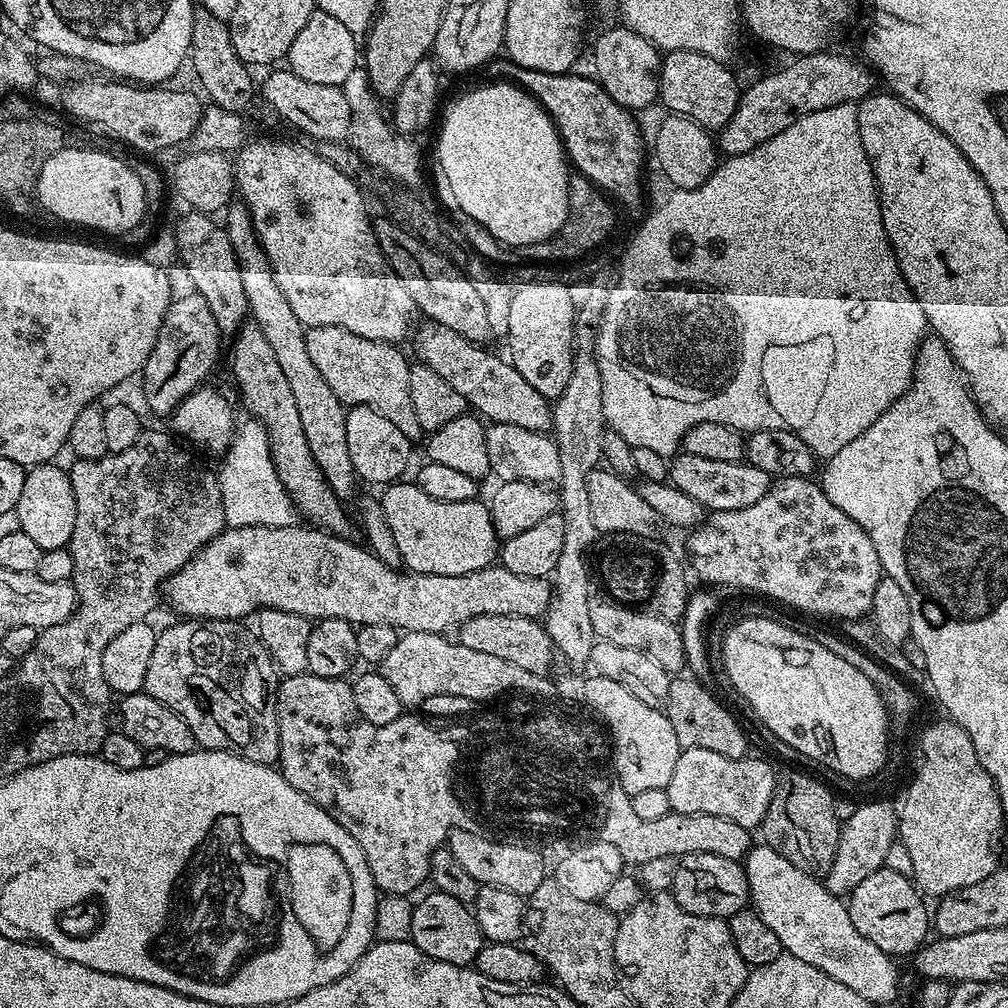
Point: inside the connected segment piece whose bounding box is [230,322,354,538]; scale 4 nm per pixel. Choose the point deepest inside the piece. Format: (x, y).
(267, 394)

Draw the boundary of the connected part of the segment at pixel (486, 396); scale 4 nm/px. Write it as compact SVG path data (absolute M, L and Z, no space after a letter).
M435 322L424 324L415 333L419 363L430 366L440 378L446 379L475 413L491 423L514 424L543 433L551 429L551 403L507 359L502 360L488 352L489 349L470 343L449 327Z

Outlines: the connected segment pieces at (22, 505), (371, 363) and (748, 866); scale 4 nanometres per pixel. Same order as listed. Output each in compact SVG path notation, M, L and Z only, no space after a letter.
M49 462L37 464L24 473L22 494L16 503L20 531L30 534L34 542L44 552L68 548L74 534L74 518L76 517L76 499L72 477L67 471L59 468L59 463Z
M320 326L306 331L306 351L341 402L345 406L361 404L378 410L378 414L390 418L408 440L416 442L422 433L418 414L414 414L414 405L410 402L410 360L400 350L394 344L350 334L350 330L342 330L342 326Z
M757 843L744 857L744 873L748 879L751 907L760 915L762 922L778 934L781 949L802 962L810 962L822 974L842 982L854 994L866 998L874 1006L888 1004L896 996L900 984L897 961L887 956L870 938L862 938L850 922L847 903L841 897L830 894L827 883L815 876L808 876L794 862L782 858L778 850L767 844Z

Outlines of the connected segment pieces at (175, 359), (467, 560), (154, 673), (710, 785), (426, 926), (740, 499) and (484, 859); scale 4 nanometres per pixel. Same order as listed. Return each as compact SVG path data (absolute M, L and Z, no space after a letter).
M190 294L173 299L158 330L154 350L150 350L150 358L142 369L144 400L149 410L156 416L171 417L177 406L207 381L204 379L220 356L220 344L221 334L204 297Z
M393 482L383 489L384 496L379 497L382 510L386 510L386 522L390 522L390 530L394 534L394 542L398 542L398 554L402 554L404 559L404 568L409 572L421 572L422 574L446 574L447 576L461 576L462 574L470 574L477 572L483 568L489 567L497 559L498 556L498 537L496 527L492 521L492 510L487 503L483 504L483 499L477 498L467 500L466 502L438 502L438 498L430 498L430 494L426 494L426 490L422 490L415 482Z
M188 618L184 624L172 624L165 632L161 631L154 642L154 654L150 667L146 670L143 691L150 698L162 702L194 734L201 749L214 752L234 752L245 756L250 762L275 765L280 758L280 735L276 717L276 686L278 669L260 641L259 635L243 623L235 620L205 620L197 622Z
M683 749L666 789L672 811L678 814L714 814L718 818L730 818L730 822L738 822L738 826L759 829L766 818L766 810L770 810L778 772L766 761L752 759L726 758L714 754L714 750Z
M432 890L429 896L424 896L413 903L414 919L410 922L410 939L422 954L430 954L430 958L438 958L438 962L450 962L451 964L475 965L478 954L484 949L486 943L482 930L476 921L476 913L467 904L463 904L457 898L448 894Z
M684 452L671 461L670 483L687 497L700 503L704 510L714 513L754 506L754 502L758 502L768 493L774 480L766 474L766 470L758 470L758 466L747 462L717 462Z
M456 830L448 837L446 847L453 852L459 865L476 879L480 886L489 884L498 886L502 890L514 890L514 894L525 898L532 896L534 890L538 890L538 886L542 886L546 878L545 853L530 846L518 846L511 842L503 844L503 842L505 842L503 839L493 838L491 835Z

